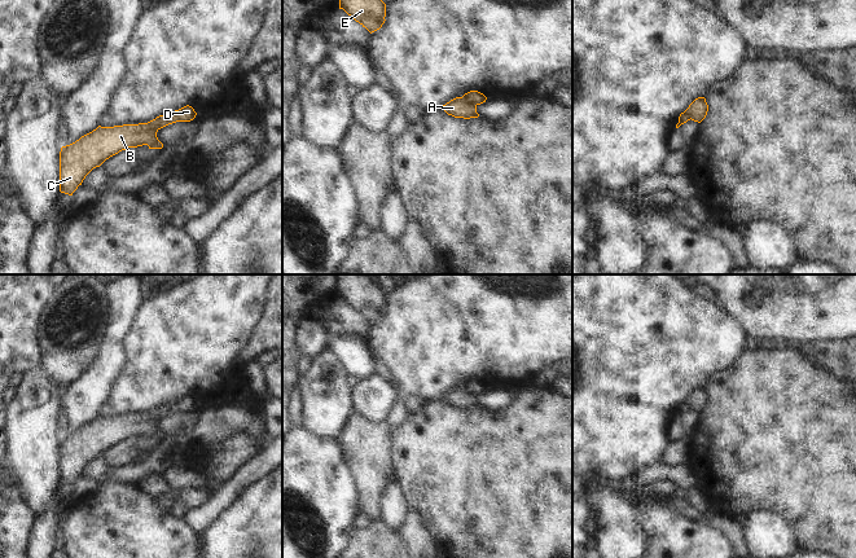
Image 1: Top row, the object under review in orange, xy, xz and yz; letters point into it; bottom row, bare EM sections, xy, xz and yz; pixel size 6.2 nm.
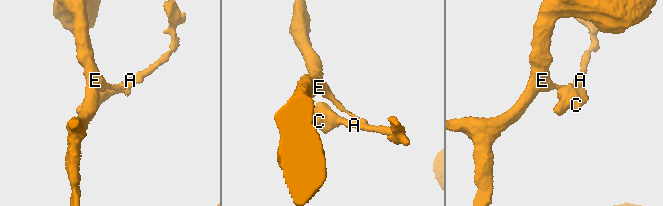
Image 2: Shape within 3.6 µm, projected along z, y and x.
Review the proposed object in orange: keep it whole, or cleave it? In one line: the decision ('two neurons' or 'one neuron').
two neurons

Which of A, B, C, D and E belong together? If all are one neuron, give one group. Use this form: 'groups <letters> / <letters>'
groups A B C / D E

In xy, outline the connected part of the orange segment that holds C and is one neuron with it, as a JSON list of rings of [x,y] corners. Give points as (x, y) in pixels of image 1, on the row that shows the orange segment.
[[[166,113],[157,117],[148,123],[123,124],[114,127],[98,126],[92,132],[82,136],[75,142],[62,146],[60,151],[60,192],[73,195],[73,193],[82,185],[85,176],[96,167],[100,167],[106,159],[128,148],[137,148],[148,145],[149,149],[162,149],[163,144],[158,140],[157,132],[168,126],[170,117],[176,113]]]

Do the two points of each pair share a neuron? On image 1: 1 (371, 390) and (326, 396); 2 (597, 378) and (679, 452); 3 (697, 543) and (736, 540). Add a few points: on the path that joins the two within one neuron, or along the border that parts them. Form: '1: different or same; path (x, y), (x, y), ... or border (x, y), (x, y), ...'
1: different; border (351, 389), (351, 407), (354, 409)
2: different; border (671, 440), (661, 461)
3: different; border (703, 523), (719, 530), (732, 544)

